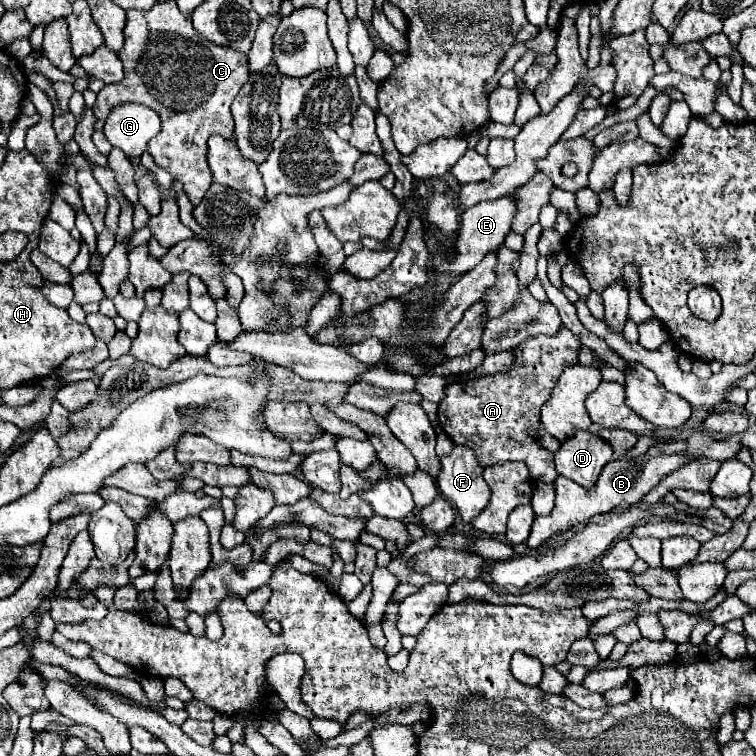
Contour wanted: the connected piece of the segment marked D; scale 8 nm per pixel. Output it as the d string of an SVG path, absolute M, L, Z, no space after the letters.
M579 431L575 437L561 443L555 453L557 473L589 489L599 479L603 467L613 459L611 447L589 431Z

